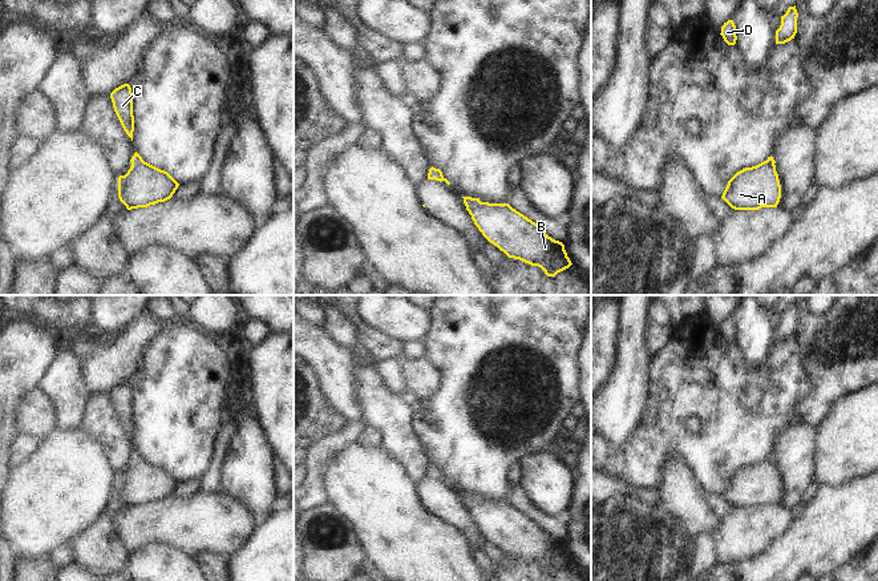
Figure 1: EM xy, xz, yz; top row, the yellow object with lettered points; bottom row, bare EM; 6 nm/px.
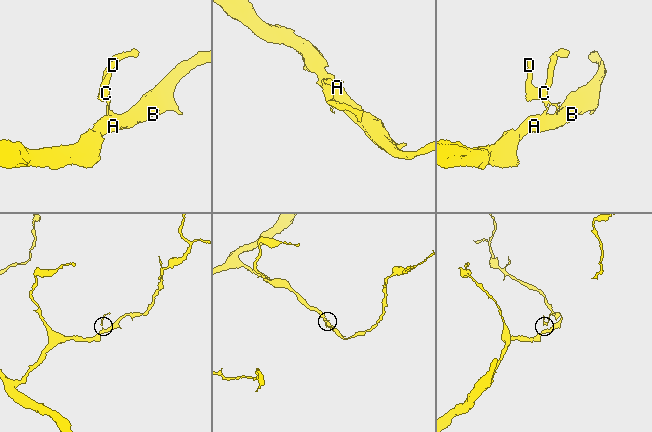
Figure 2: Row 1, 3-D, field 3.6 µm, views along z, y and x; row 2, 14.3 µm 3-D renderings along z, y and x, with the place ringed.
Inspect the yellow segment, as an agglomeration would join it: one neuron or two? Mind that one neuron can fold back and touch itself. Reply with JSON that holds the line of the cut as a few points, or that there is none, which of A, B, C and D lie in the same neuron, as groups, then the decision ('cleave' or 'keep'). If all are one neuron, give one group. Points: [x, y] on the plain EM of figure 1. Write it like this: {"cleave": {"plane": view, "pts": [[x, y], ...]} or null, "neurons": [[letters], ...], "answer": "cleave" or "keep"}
{"cleave": {"plane": "xz", "pts": [[432, 464], [444, 477]]}, "neurons": [["A", "B"], ["C", "D"]], "answer": "cleave"}

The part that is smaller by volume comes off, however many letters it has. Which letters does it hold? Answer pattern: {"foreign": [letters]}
{"foreign": ["C", "D"]}

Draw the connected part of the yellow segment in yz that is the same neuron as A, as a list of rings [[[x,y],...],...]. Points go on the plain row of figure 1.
[[[764,459],[737,469],[728,479],[721,496],[735,508],[777,505],[781,483],[776,463]]]

